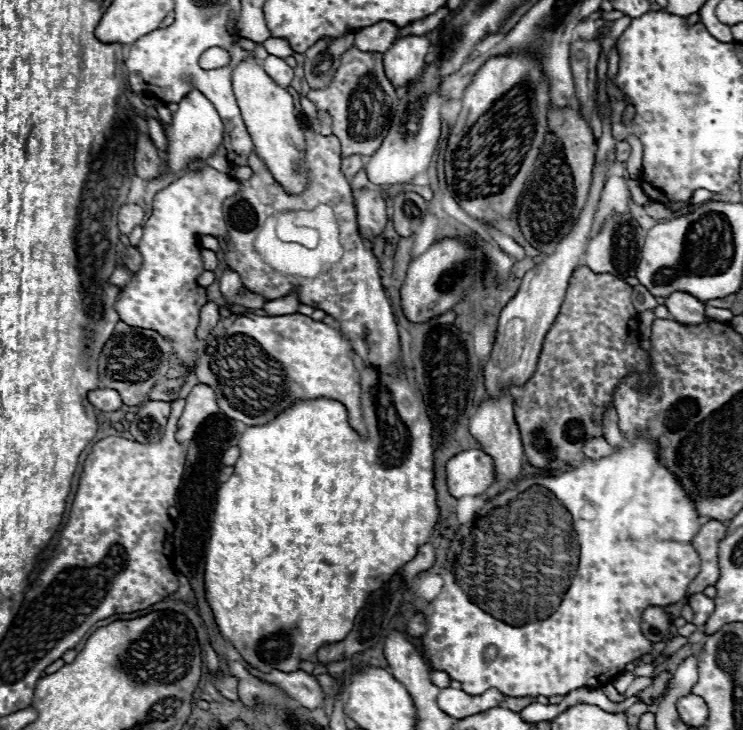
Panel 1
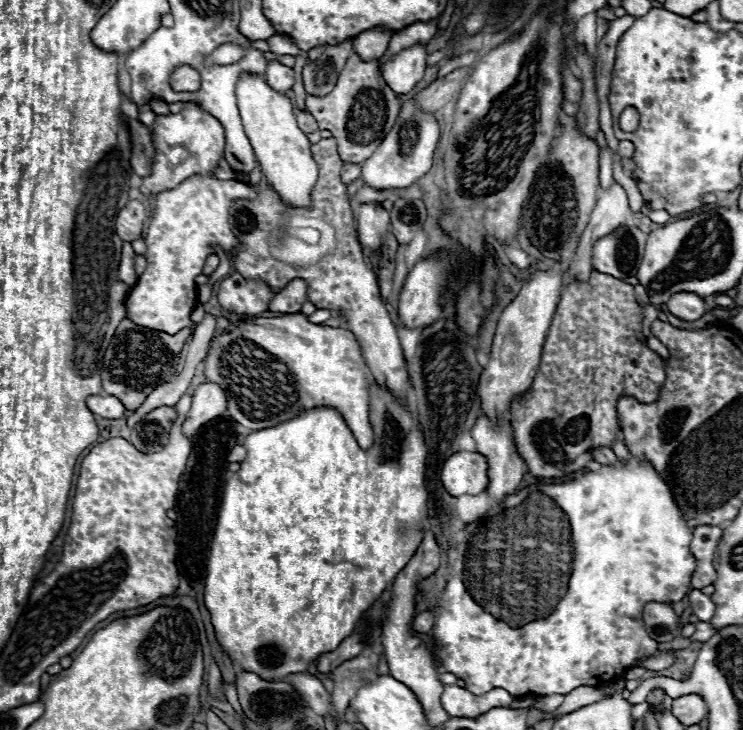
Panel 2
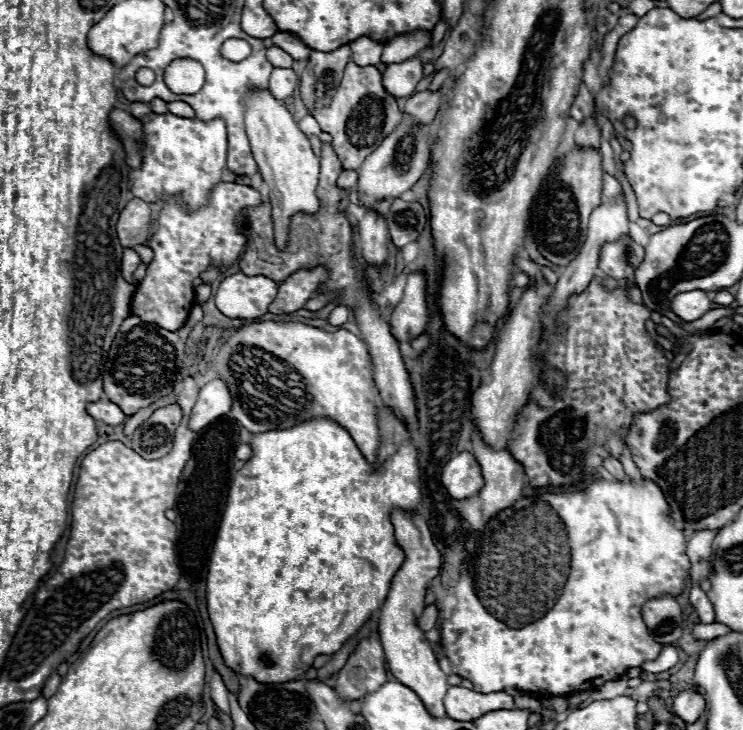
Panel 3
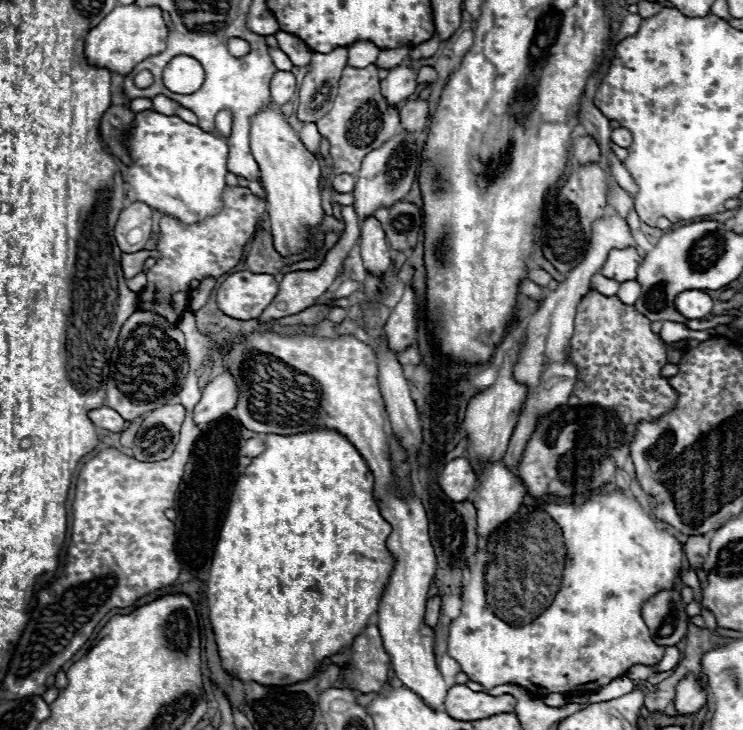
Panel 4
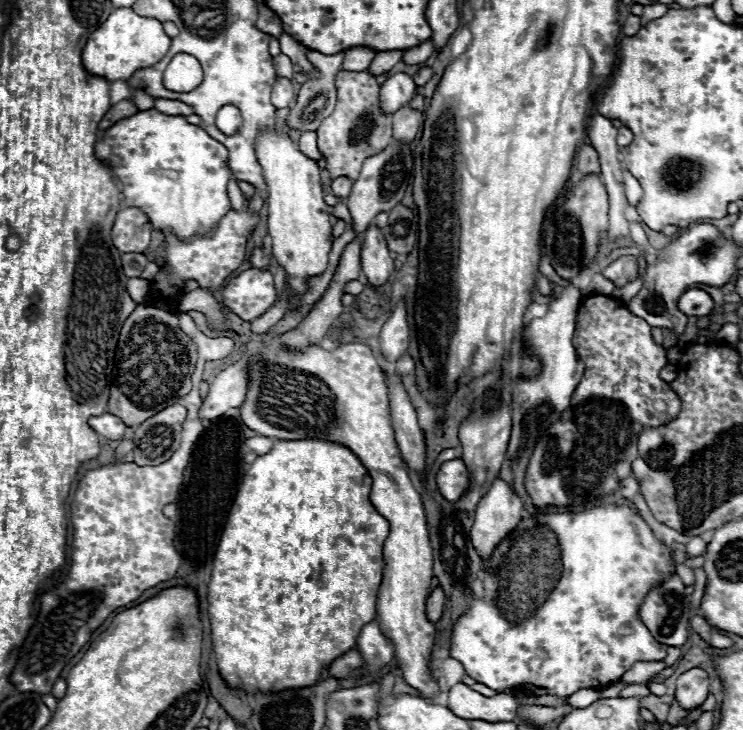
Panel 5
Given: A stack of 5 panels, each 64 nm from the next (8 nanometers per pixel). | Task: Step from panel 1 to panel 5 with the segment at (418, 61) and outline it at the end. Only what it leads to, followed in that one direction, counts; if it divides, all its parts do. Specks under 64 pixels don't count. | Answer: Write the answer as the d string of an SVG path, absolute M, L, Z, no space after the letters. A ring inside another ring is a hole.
M404 72L390 76L380 88L380 110L384 114L394 114L400 108L406 108L414 98L414 92L416 92L416 84L412 76Z

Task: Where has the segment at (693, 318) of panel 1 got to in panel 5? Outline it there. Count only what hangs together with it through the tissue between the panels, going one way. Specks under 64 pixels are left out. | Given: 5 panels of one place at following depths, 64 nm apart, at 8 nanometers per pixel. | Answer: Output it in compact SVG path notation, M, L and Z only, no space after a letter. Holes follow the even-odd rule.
M690 288L680 296L678 308L686 316L708 316L714 308L714 300L710 298L708 292L698 290L698 288Z

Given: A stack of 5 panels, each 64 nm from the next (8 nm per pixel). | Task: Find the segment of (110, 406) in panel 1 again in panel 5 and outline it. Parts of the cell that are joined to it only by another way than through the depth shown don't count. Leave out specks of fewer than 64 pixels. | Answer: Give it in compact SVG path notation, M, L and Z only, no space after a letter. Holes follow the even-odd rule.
M112 414L92 416L88 420L88 424L90 424L90 428L96 434L100 434L100 436L104 436L108 440L122 440L124 434L126 434L126 430L128 430L128 426L118 416L112 416Z

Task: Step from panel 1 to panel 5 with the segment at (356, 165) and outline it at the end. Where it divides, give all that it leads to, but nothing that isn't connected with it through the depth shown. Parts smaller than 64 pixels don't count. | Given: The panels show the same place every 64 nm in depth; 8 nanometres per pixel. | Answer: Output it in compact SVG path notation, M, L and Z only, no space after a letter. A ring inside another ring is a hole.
M336 178L332 182L332 194L338 198L346 198L350 194L350 190L352 190L352 180L348 180L348 178Z

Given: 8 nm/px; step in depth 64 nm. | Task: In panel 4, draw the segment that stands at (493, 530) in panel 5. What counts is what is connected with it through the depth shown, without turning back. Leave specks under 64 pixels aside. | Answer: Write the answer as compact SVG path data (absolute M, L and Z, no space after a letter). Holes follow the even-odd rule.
M488 462L482 466L482 482L480 482L480 490L474 498L474 506L476 506L476 536L482 540L488 540L488 536L492 536L492 532L496 532L496 528L500 528L500 524L506 524L508 520L512 520L516 516L516 512L522 506L524 500L524 484L516 478L514 472L510 472L504 462Z

